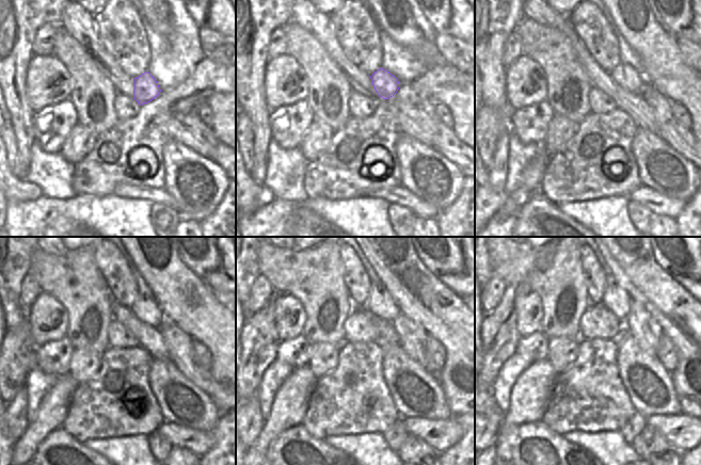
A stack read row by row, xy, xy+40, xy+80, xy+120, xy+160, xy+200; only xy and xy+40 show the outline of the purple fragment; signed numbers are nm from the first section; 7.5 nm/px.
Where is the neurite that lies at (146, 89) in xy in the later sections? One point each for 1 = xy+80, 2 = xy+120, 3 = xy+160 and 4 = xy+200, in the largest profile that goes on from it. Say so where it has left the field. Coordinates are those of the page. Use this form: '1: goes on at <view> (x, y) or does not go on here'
1: goes on at xy+80 (625, 76)
2: goes on at xy+120 (145, 309)
3: goes on at xy+160 (380, 303)
4: goes on at xy+200 (615, 299)

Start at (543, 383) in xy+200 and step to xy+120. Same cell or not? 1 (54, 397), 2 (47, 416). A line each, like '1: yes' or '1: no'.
1: yes
2: yes

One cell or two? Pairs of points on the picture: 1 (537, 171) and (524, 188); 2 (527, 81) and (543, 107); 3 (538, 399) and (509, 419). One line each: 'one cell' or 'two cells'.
1: one cell
2: two cells
3: one cell

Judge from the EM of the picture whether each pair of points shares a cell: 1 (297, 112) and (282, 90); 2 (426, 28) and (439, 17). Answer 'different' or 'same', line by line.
1: different
2: different

